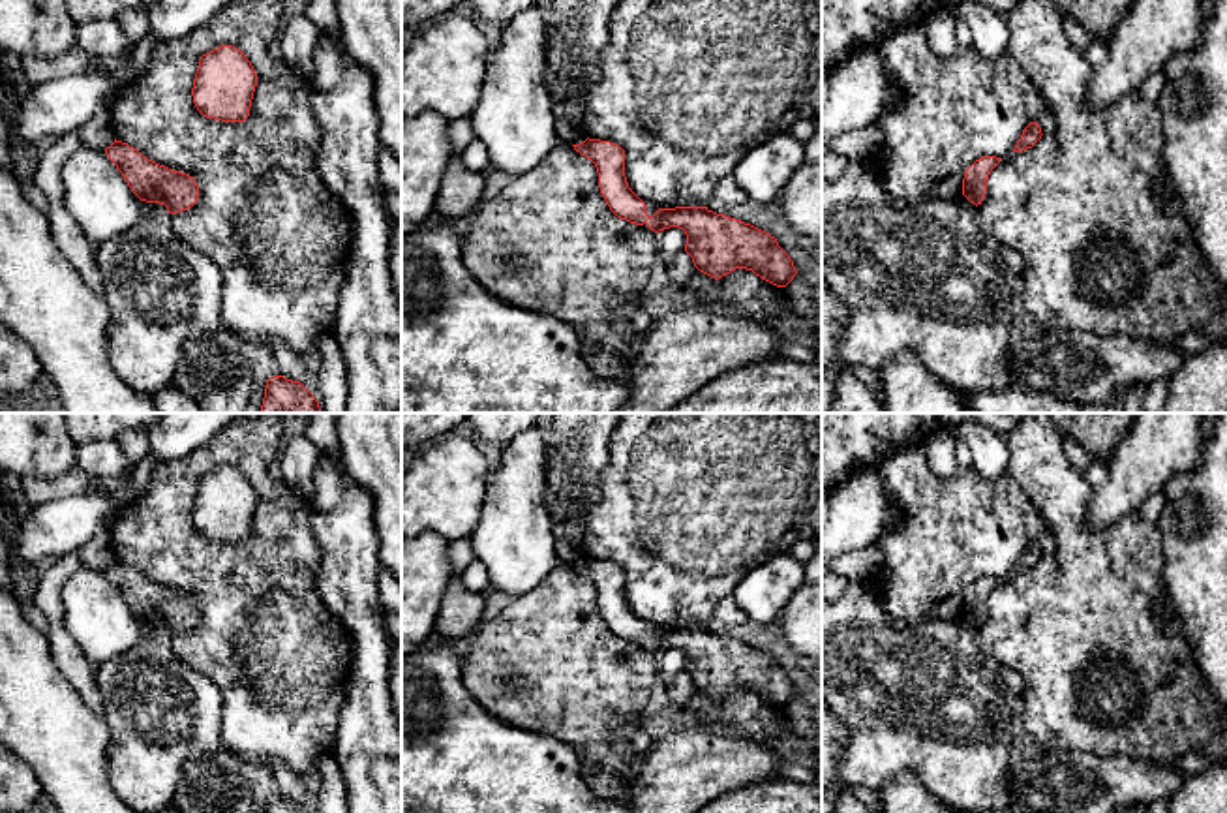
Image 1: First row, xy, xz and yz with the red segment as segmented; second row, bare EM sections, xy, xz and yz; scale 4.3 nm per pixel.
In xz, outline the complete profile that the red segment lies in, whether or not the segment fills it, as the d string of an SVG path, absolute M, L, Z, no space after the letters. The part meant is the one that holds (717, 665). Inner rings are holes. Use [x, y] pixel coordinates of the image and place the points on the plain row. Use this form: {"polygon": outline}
{"polygon": "M587 558L572 567L595 584L600 614L617 638L636 646L645 644L655 653L683 650L685 672L700 693L719 700L735 689L747 689L777 708L786 708L797 695L775 657L741 640L707 627L659 629L649 637L647 625L629 608L625 571L619 565Z"}

